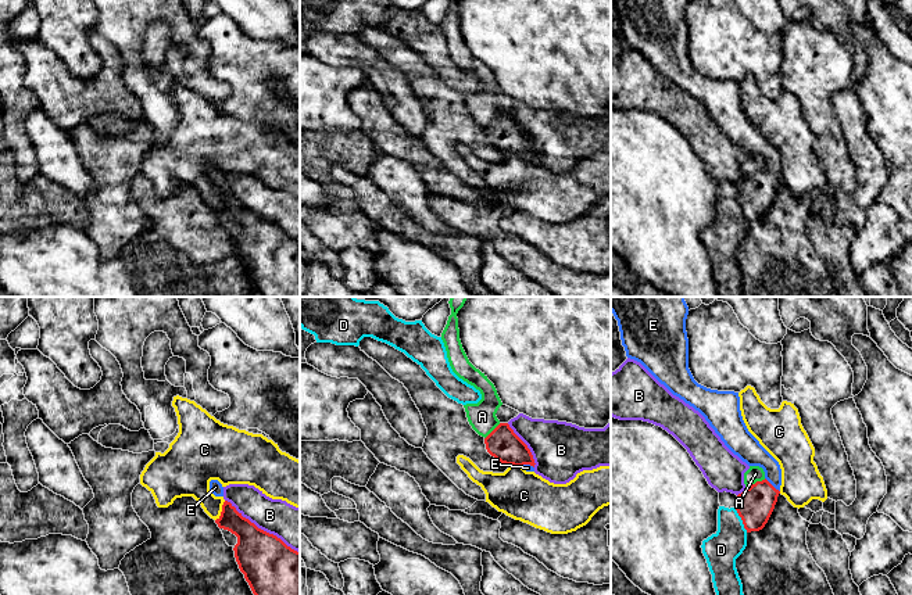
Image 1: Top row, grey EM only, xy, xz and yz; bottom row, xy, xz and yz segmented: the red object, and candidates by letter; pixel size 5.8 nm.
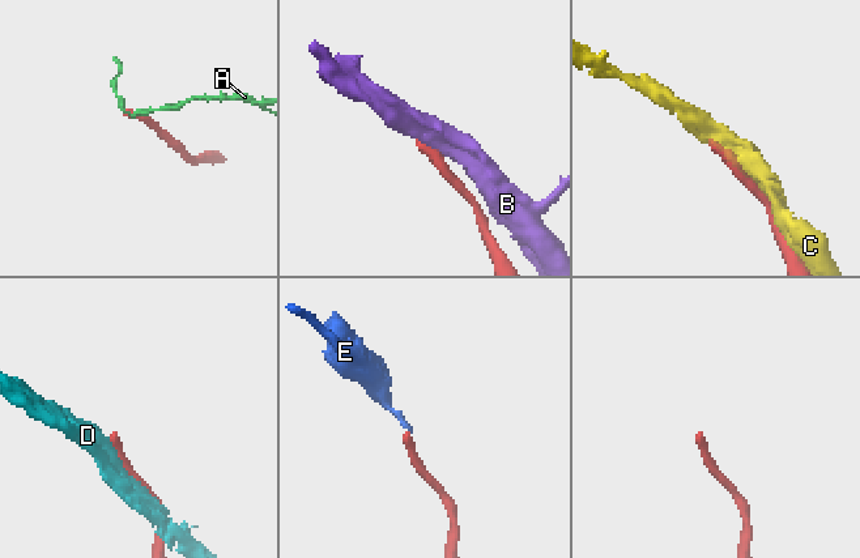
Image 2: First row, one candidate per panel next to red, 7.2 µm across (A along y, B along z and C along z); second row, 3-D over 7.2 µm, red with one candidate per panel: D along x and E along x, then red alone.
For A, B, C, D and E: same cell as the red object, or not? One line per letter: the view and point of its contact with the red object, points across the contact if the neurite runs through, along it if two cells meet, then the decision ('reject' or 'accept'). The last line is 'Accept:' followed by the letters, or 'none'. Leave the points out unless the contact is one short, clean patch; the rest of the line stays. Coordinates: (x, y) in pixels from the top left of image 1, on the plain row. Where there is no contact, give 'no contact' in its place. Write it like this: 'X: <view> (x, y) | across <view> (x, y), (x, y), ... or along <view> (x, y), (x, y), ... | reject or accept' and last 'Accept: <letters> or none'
A: yz (757, 171) | along yz (765, 168), (757, 169), (747, 178) | reject
B: xy (263, 219) | reject
C: xy (222, 200) | reject
D: yz (741, 208) | reject
E: yz (771, 174) | across yz (754, 194), (771, 174), (771, 158), (747, 138) | accept
Accept: E

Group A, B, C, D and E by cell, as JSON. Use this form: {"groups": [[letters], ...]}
{"groups": [["A"], ["B"], ["C"], ["D"], ["E"]]}

